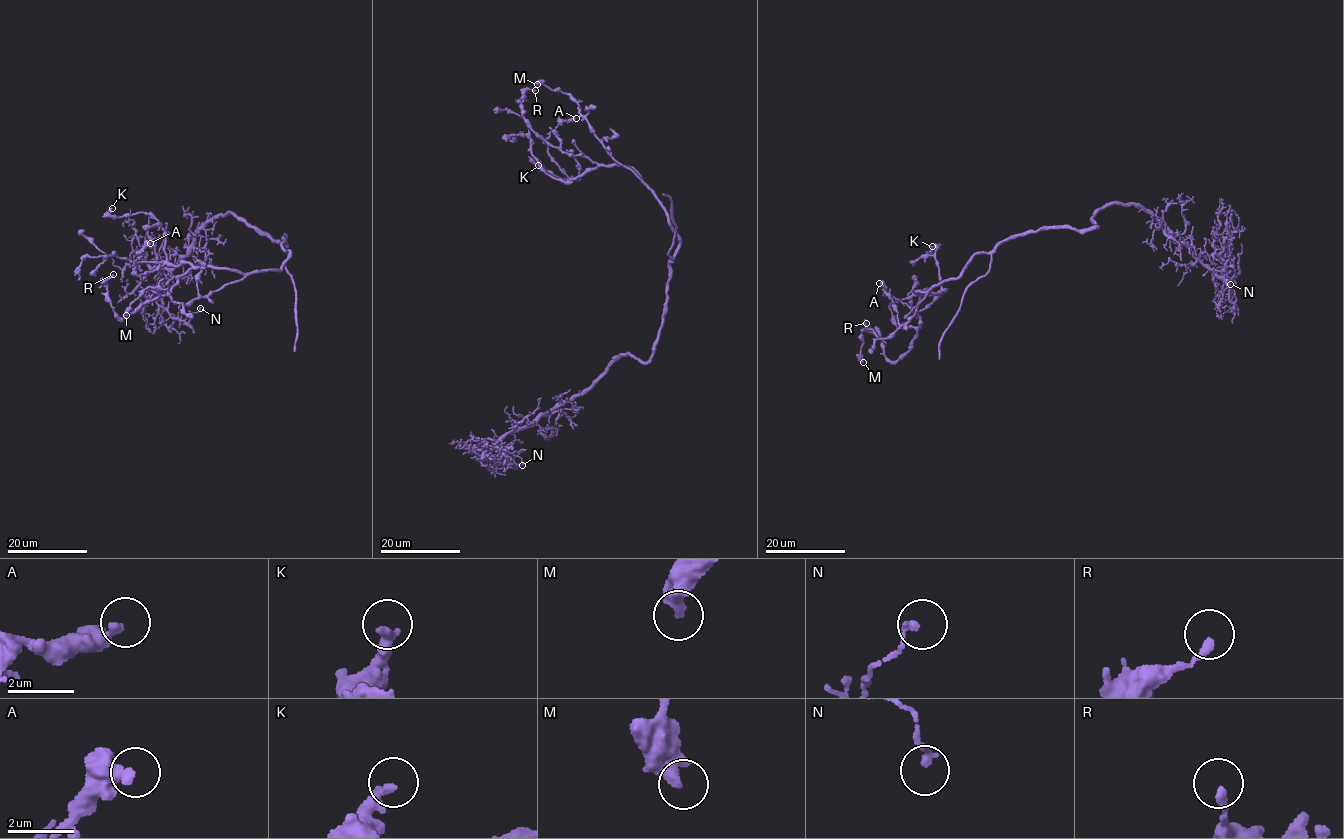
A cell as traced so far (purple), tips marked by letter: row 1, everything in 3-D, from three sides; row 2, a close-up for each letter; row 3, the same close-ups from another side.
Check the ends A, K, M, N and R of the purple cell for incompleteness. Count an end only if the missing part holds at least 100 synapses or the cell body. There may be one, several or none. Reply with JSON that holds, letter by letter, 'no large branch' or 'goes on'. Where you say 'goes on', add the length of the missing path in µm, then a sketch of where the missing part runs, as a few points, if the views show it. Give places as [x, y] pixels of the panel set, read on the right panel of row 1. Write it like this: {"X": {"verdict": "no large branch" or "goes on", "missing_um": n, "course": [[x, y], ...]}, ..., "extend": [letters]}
{"A": {"verdict": "no large branch"}, "K": {"verdict": "no large branch"}, "M": {"verdict": "no large branch"}, "N": {"verdict": "no large branch"}, "R": {"verdict": "no large branch"}, "extend": []}

